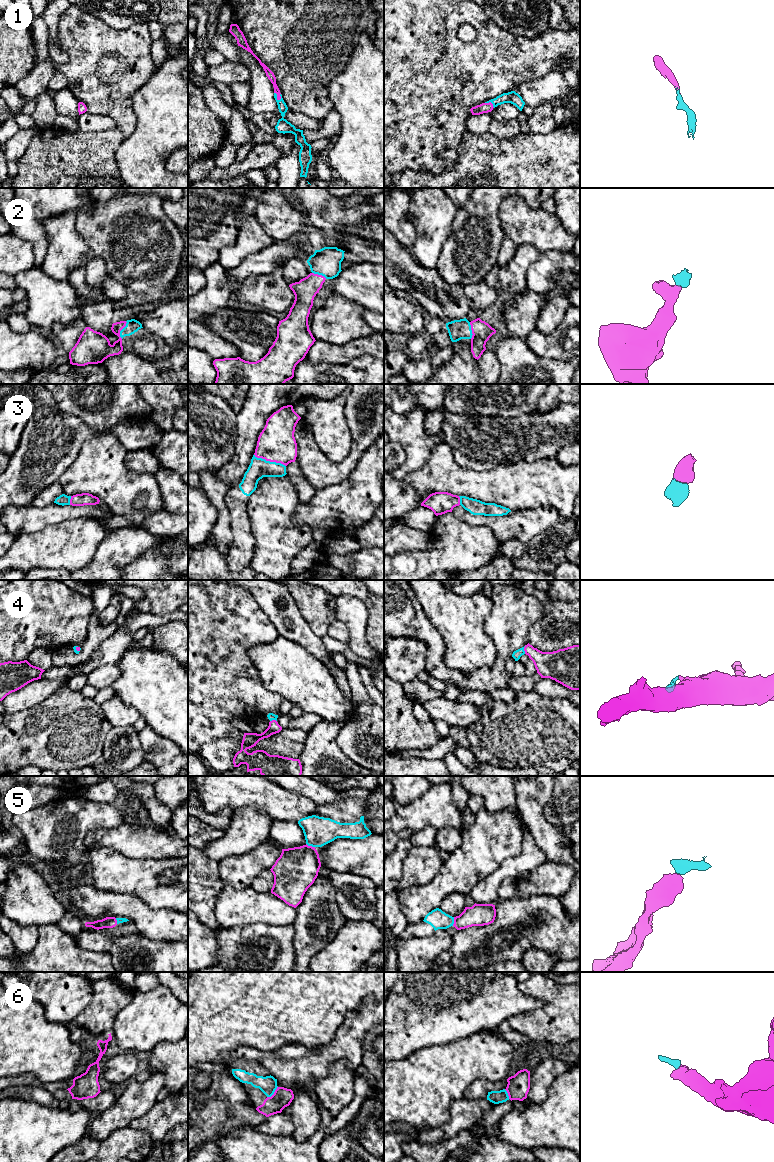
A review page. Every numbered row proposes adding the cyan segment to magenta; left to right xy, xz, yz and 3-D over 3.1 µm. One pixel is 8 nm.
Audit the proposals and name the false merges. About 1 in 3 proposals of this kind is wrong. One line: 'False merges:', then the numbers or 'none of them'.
False merges: none of them

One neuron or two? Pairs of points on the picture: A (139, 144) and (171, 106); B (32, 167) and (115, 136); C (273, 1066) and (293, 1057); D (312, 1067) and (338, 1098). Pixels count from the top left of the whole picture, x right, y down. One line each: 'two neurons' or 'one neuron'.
A: one neuron
B: one neuron
C: one neuron
D: two neurons

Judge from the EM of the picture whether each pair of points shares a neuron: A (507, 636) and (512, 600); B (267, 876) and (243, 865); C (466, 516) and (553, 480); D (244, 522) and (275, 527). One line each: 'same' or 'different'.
A: same
B: different
C: different
D: different

